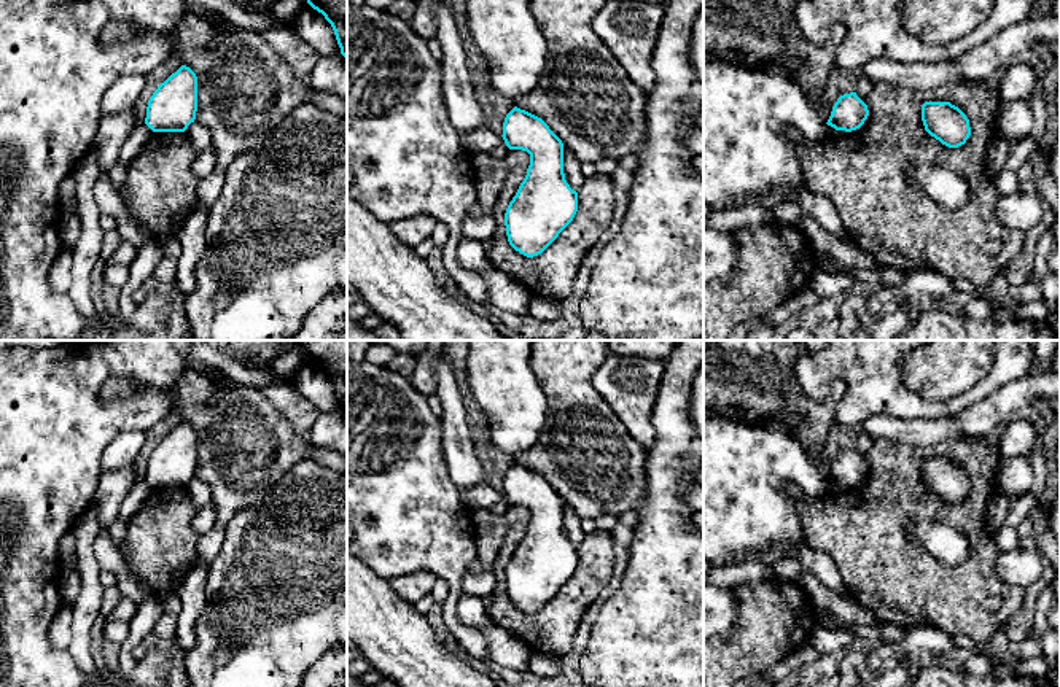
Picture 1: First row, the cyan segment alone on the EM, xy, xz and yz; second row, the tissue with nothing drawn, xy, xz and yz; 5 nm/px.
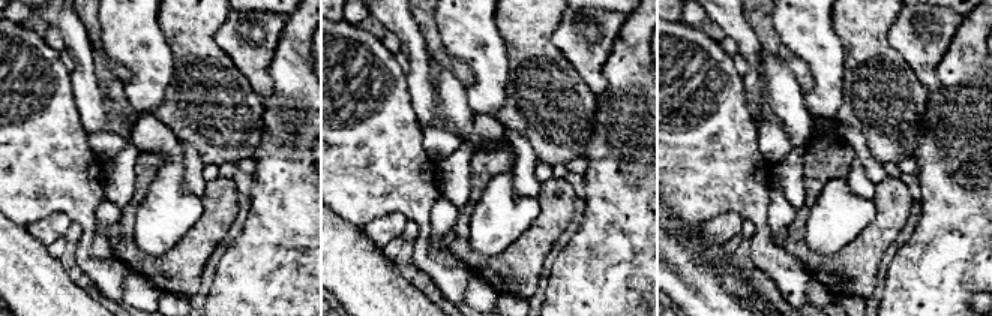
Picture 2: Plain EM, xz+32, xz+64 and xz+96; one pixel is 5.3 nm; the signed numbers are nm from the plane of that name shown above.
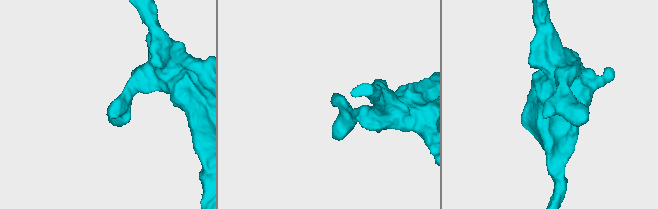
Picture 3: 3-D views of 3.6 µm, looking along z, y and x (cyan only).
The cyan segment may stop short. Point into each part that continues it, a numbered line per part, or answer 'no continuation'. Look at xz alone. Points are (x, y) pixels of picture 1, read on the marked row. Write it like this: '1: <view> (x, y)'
no continuation

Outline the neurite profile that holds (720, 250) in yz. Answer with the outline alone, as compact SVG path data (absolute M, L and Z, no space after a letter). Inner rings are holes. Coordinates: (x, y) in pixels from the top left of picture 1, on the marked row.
M703 226L703 286L727 277L737 261L737 243L731 232Z

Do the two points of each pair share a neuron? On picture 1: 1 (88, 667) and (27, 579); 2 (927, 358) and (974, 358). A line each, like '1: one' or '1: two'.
1: two
2: one

